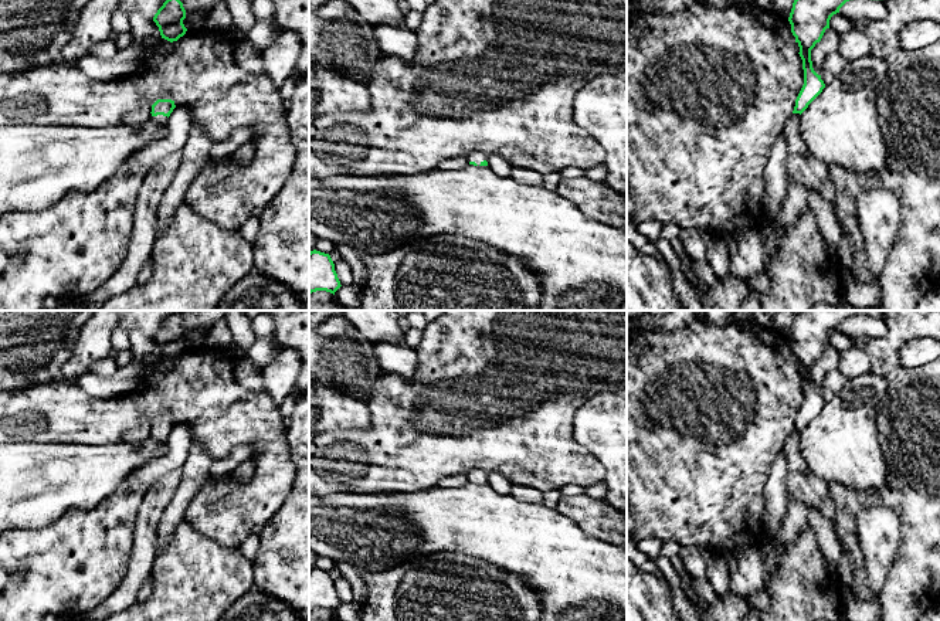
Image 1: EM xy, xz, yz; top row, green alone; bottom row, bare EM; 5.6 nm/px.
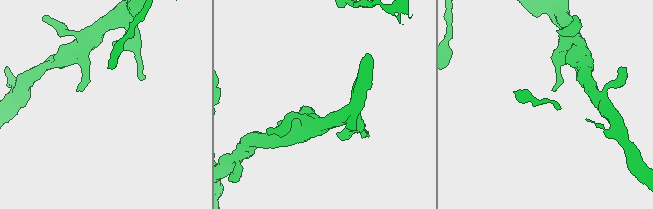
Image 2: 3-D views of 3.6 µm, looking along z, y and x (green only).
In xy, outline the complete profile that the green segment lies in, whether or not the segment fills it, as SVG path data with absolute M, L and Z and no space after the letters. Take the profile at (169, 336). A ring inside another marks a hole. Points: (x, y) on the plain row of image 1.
M177 315L167 316L157 328L153 339L159 345L162 356L173 360L183 354L187 346L183 342L186 328Z

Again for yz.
M802 310L795 315L788 335L791 350L800 364L804 403L795 417L793 431L802 431L825 405L821 393L812 386L811 367L821 359L829 337L849 318L865 315L883 318L886 310Z

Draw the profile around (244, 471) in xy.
M250 455L247 459L244 459L237 466L237 469L234 471L234 476L235 476L235 479L238 479L241 482L248 482L252 478L252 475L254 475L254 469L255 469L255 461Z

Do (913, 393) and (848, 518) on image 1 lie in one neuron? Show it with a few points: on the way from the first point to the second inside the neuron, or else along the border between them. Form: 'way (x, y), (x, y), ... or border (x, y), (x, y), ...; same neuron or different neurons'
way (913, 430), (913, 470), (888, 495), (881, 496); same neuron

